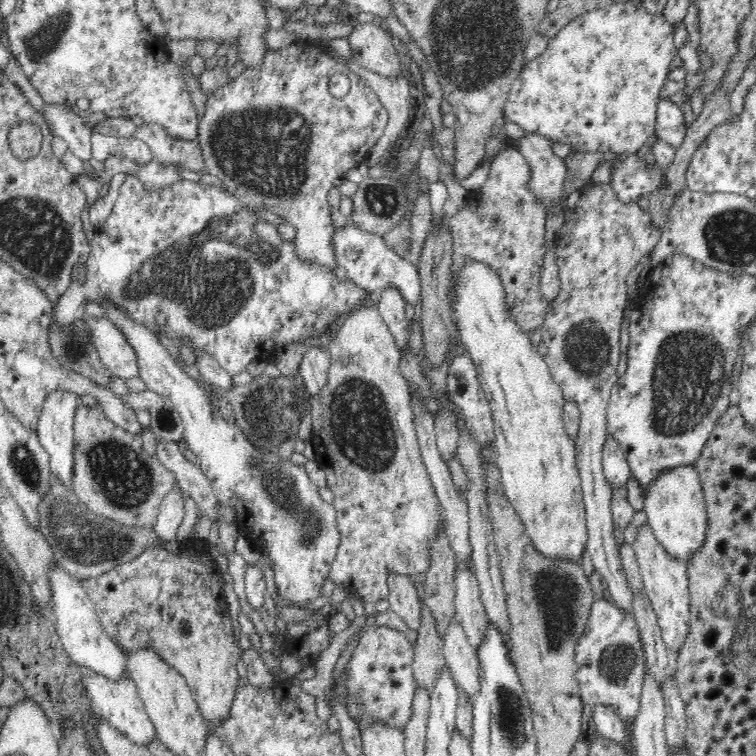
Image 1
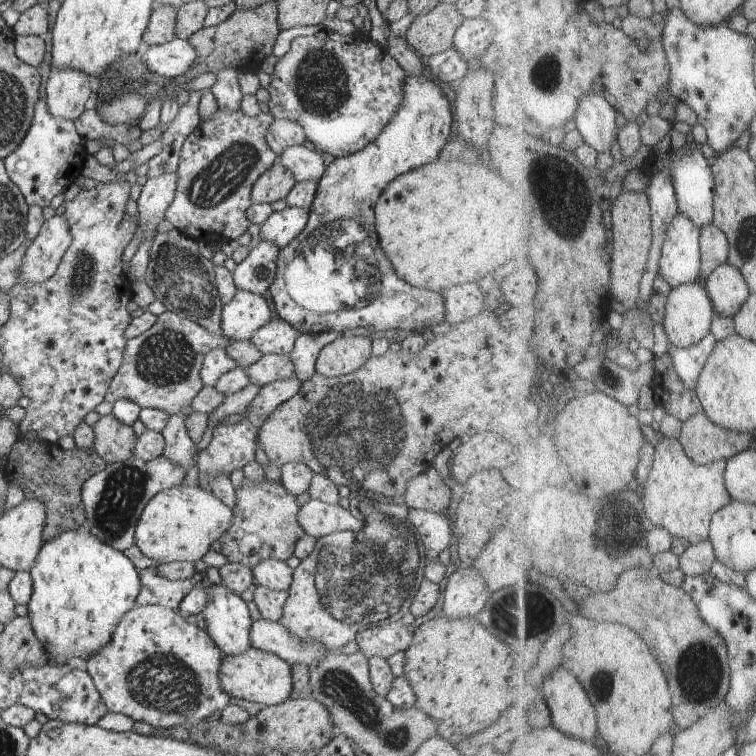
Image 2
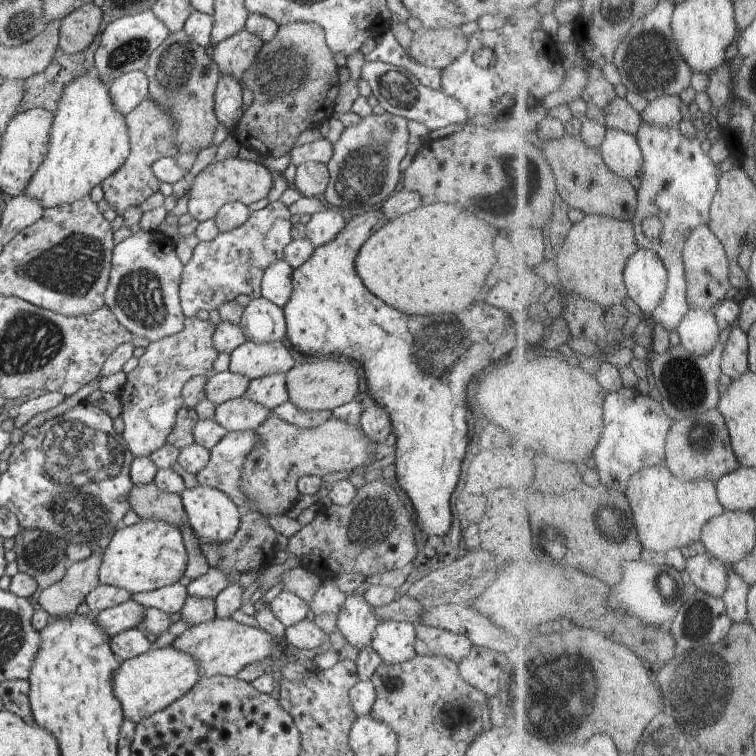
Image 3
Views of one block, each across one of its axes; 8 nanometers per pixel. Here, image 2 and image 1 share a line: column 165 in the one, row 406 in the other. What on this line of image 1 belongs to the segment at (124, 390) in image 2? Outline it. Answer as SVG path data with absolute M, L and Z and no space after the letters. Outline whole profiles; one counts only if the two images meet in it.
M364 302L360 308L354 308L346 318L344 323L336 332L336 336L327 345L329 349L330 366L328 380L326 386L322 388L317 395L311 400L311 419L312 434L311 440L315 450L315 460L324 467L326 474L327 487L334 493L332 504L336 509L336 520L338 521L338 529L340 529L340 546L336 552L334 562L330 564L330 578L336 585L343 583L349 590L354 591L371 607L379 600L384 600L388 596L387 578L392 572L402 574L404 576L414 576L420 572L426 572L430 568L430 560L432 560L432 542L436 540L438 532L445 528L442 520L442 505L434 492L434 485L426 465L421 457L419 442L417 441L416 428L413 421L413 410L411 407L411 394L408 384L402 373L400 373L400 349L397 347L395 338L386 326L383 318L380 316L376 306L372 306L369 302Z

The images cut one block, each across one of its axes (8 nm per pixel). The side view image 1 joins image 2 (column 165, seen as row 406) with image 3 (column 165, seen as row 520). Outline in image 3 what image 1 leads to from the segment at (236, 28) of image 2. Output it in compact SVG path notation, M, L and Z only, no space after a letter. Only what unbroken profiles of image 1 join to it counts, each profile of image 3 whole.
M148 97L125 116L125 125L130 141L129 155L126 162L112 176L103 180L101 184L104 198L118 215L122 216L127 208L139 206L152 194L159 192L161 180L156 178L151 169L151 164L159 158L176 157L178 154L177 147L173 144L175 139L174 119L165 113L162 104Z

